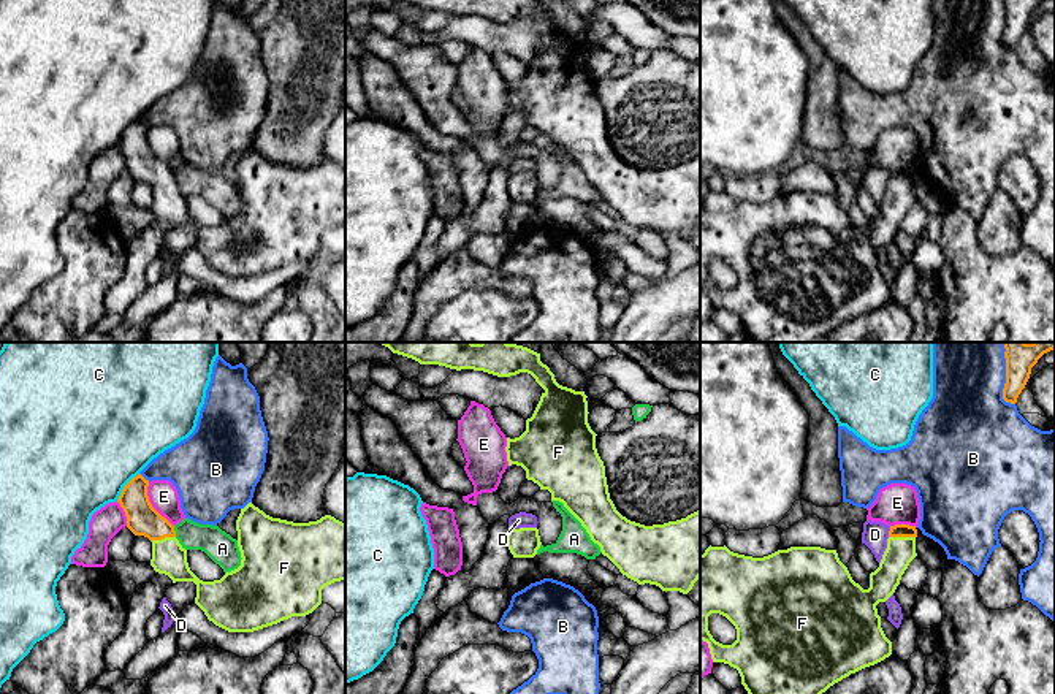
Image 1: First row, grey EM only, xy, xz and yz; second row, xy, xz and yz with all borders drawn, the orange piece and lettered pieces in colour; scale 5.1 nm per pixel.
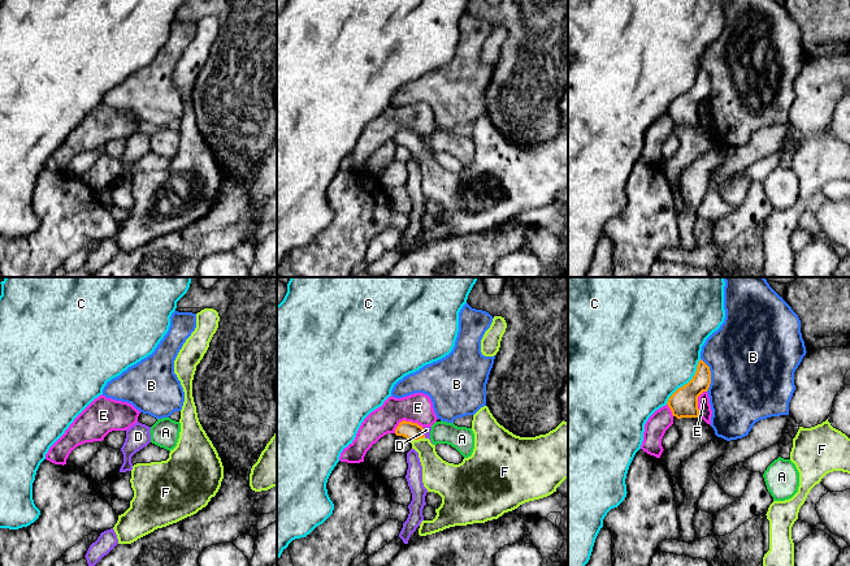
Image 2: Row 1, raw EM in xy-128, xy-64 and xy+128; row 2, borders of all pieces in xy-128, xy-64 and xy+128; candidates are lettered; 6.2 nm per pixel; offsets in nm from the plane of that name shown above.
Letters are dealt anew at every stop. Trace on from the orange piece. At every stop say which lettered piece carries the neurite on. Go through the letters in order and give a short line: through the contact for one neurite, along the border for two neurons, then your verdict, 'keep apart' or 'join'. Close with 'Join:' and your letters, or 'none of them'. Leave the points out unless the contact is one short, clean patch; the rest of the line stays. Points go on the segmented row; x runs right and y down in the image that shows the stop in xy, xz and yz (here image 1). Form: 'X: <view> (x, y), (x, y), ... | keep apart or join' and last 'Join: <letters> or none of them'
A: xy (173, 526), (176, 536) | keep apart
B: keep apart
C: keep apart
D: yz (891, 526), (887, 536) | keep apart
E: keep apart
F: yz (898, 530), (902, 536), (900, 552) | join
Join: F

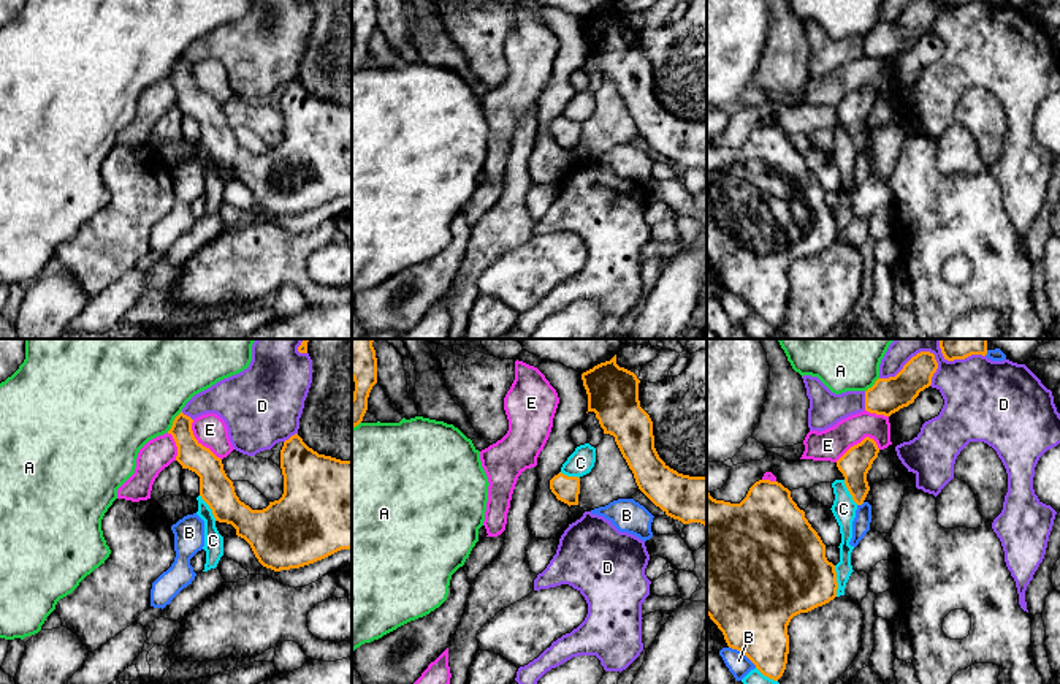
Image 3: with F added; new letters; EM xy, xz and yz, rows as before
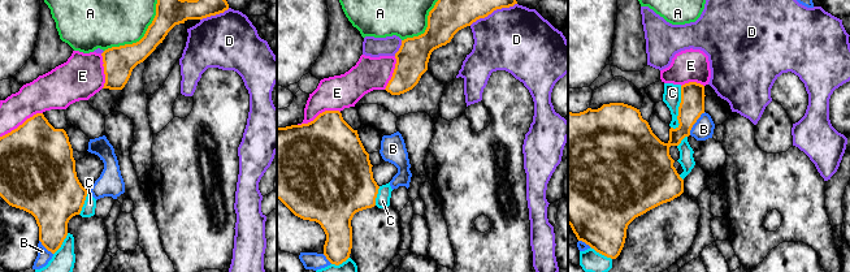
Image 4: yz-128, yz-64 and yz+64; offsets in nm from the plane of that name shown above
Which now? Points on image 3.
A: keep apart
B: keep apart
C: keep apart
D: keep apart
E: keep apart
Join: none of them

